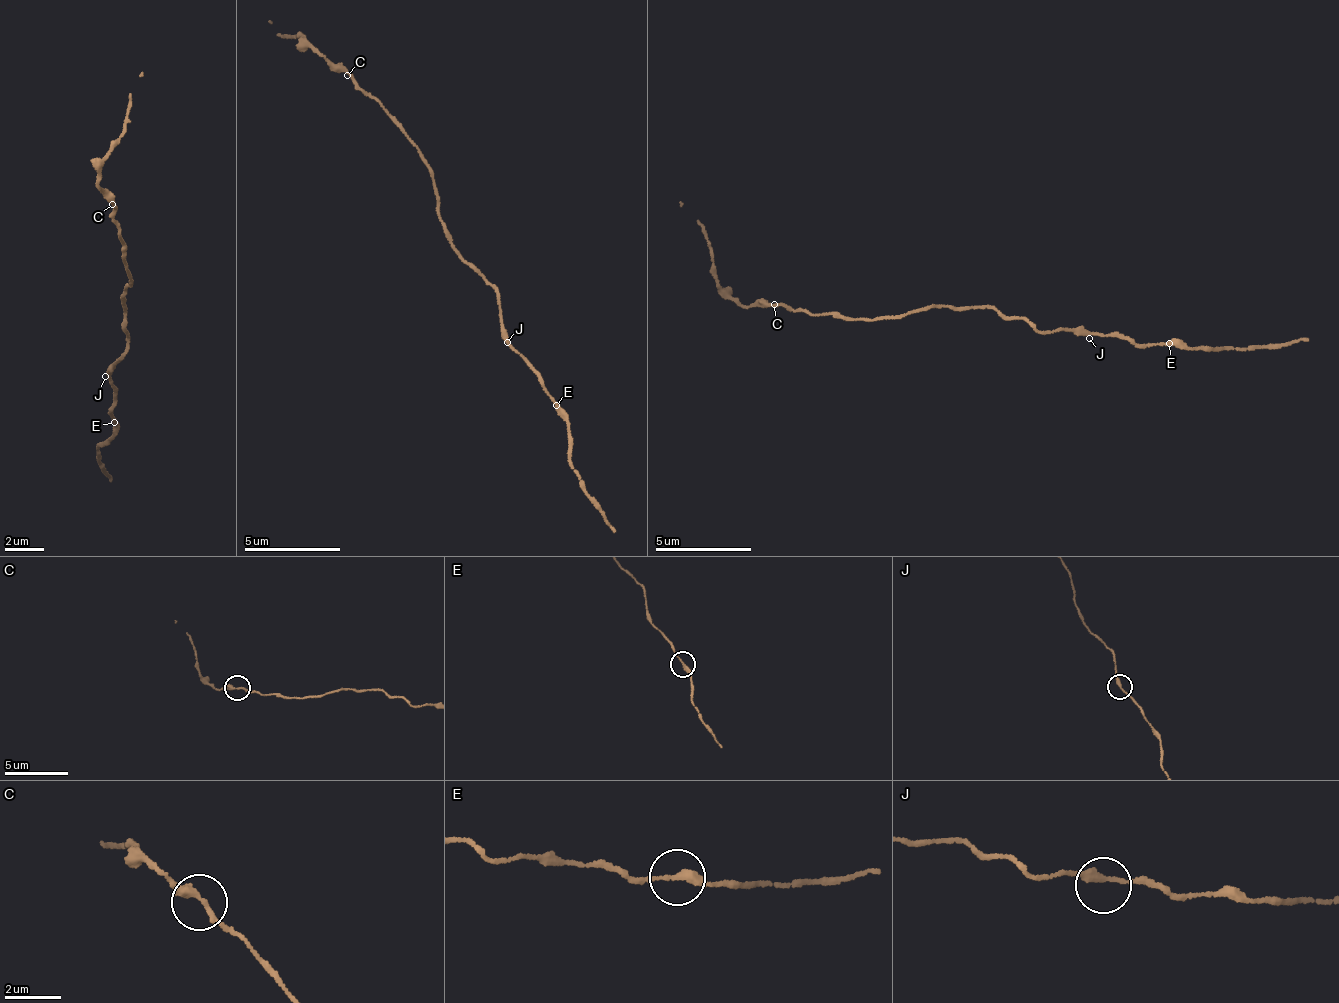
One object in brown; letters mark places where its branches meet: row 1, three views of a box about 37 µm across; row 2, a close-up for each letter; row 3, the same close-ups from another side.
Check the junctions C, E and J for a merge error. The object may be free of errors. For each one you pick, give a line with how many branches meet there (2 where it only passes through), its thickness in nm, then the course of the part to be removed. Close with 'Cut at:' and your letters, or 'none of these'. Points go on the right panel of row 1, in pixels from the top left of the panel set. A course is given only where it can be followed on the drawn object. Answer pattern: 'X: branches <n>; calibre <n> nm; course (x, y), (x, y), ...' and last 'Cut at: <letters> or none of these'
E: branches 2; calibre 240 nm; course (1170, 342), (1233, 351), (1307, 340)
Cut at: E

